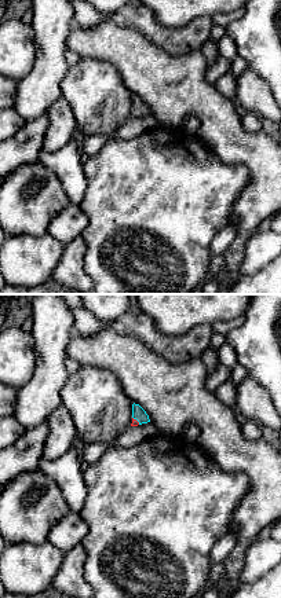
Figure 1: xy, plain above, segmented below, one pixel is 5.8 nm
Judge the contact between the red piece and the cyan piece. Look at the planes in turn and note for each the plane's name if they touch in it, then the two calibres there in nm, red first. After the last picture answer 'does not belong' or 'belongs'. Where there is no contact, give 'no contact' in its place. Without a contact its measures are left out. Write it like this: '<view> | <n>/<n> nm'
xy | 40/80 nm

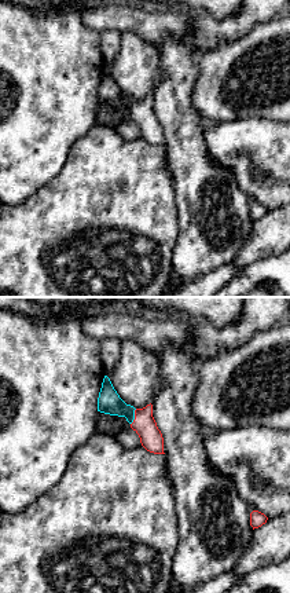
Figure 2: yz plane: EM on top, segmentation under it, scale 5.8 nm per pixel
yz | 130/140 nm

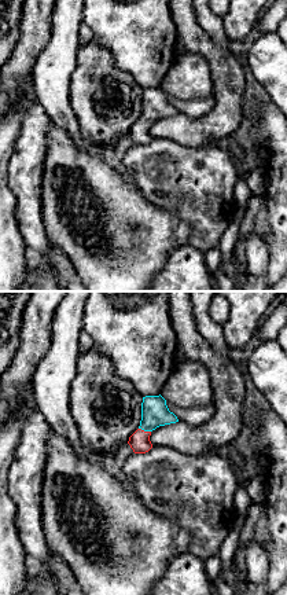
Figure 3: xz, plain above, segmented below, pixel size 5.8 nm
xz | 120/160 nm

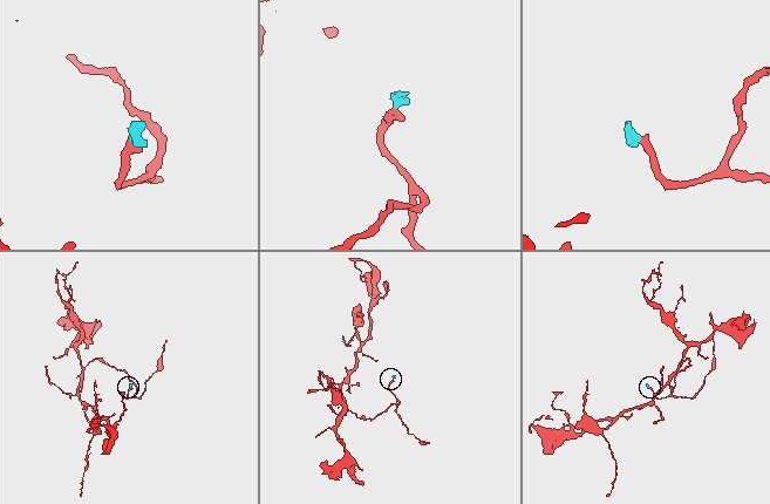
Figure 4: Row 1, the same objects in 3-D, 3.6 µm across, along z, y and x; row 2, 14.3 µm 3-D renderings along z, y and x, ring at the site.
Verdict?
belongs

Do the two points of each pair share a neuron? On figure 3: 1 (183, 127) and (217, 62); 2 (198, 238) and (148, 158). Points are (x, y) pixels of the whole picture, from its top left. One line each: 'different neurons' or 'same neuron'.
1: same neuron
2: same neuron

